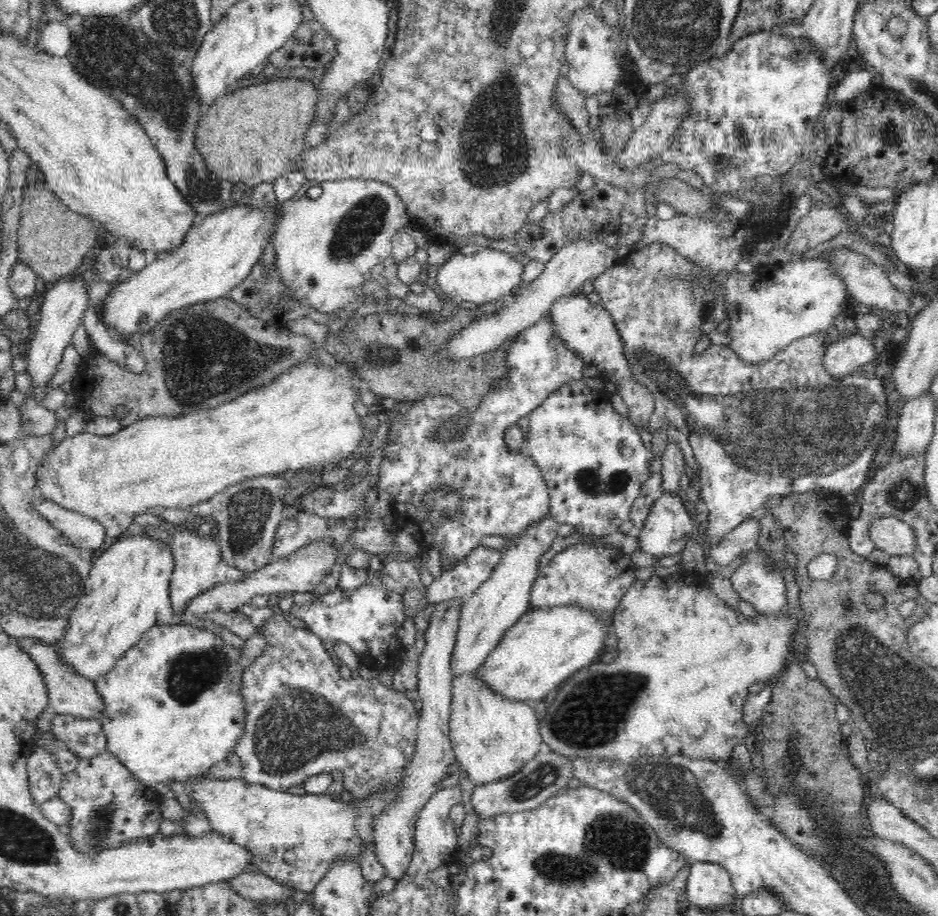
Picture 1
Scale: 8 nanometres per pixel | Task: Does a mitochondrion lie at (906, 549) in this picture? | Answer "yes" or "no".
no

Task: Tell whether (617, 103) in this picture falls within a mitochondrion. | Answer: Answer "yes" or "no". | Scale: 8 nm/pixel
no

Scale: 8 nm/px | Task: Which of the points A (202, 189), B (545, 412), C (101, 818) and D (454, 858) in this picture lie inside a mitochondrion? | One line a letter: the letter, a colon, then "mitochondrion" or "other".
A: mitochondrion
B: other
C: mitochondrion
D: other

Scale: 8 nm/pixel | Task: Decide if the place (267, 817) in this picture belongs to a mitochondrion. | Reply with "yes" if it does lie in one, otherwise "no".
no

